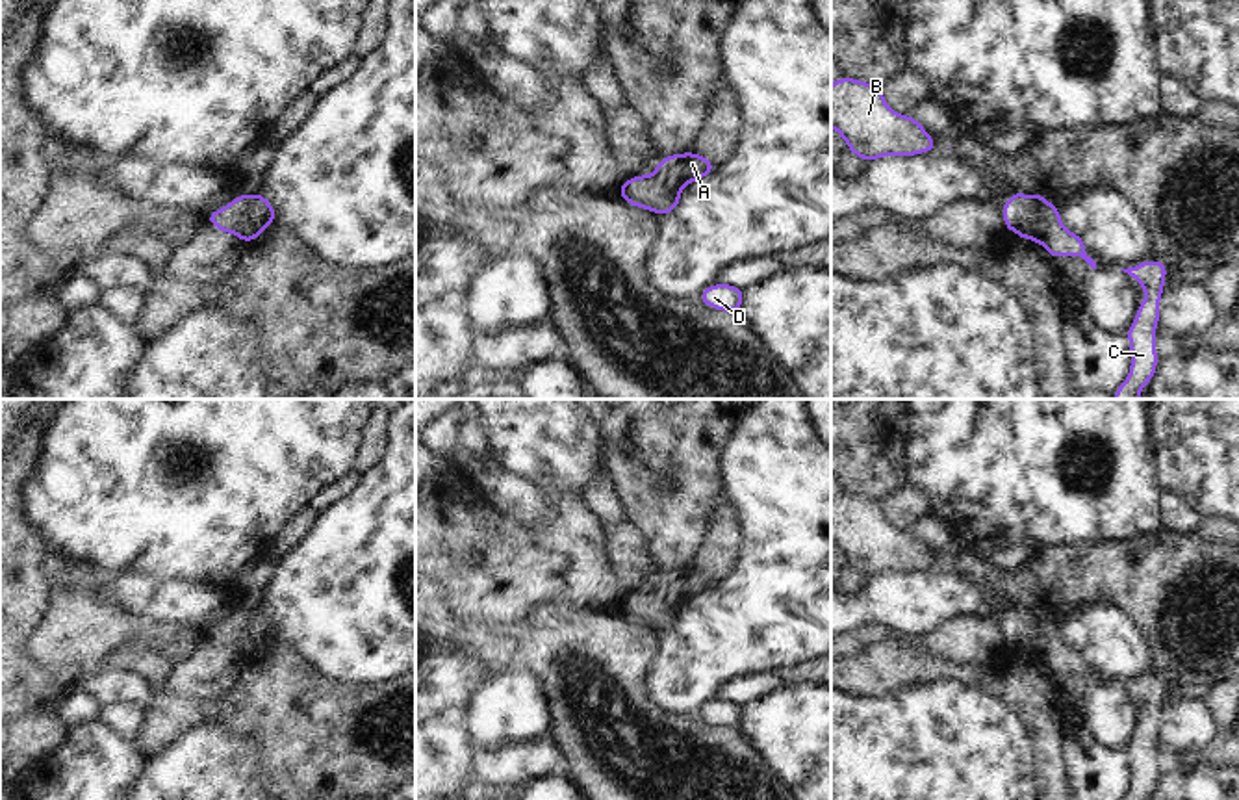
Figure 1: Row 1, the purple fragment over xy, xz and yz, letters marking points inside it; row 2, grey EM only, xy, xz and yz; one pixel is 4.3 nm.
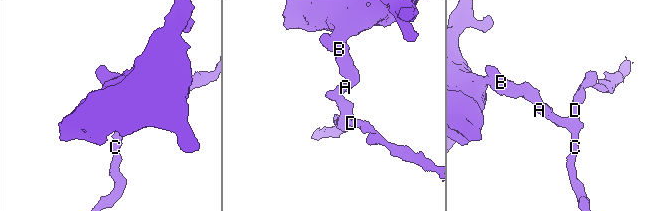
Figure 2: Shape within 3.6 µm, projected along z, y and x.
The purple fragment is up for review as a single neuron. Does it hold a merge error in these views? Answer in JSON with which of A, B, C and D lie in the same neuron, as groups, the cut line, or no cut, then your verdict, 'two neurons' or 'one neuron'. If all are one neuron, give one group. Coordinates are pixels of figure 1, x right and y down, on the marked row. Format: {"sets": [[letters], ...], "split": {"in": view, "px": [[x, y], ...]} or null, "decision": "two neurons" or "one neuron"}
{"sets": [["A", "B"], ["C", "D"]], "split": {"in": "yz", "px": [[1032, 195], [1032, 225], [1026, 238]]}, "decision": "two neurons"}

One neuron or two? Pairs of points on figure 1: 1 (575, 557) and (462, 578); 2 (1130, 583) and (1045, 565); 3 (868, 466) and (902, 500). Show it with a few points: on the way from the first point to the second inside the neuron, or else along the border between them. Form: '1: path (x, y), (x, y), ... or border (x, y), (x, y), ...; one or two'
1: path (548, 561), (501, 568), (490, 576); one
2: path (1110, 576), (1065, 576); one
3: border (907, 483), (880, 502); two

